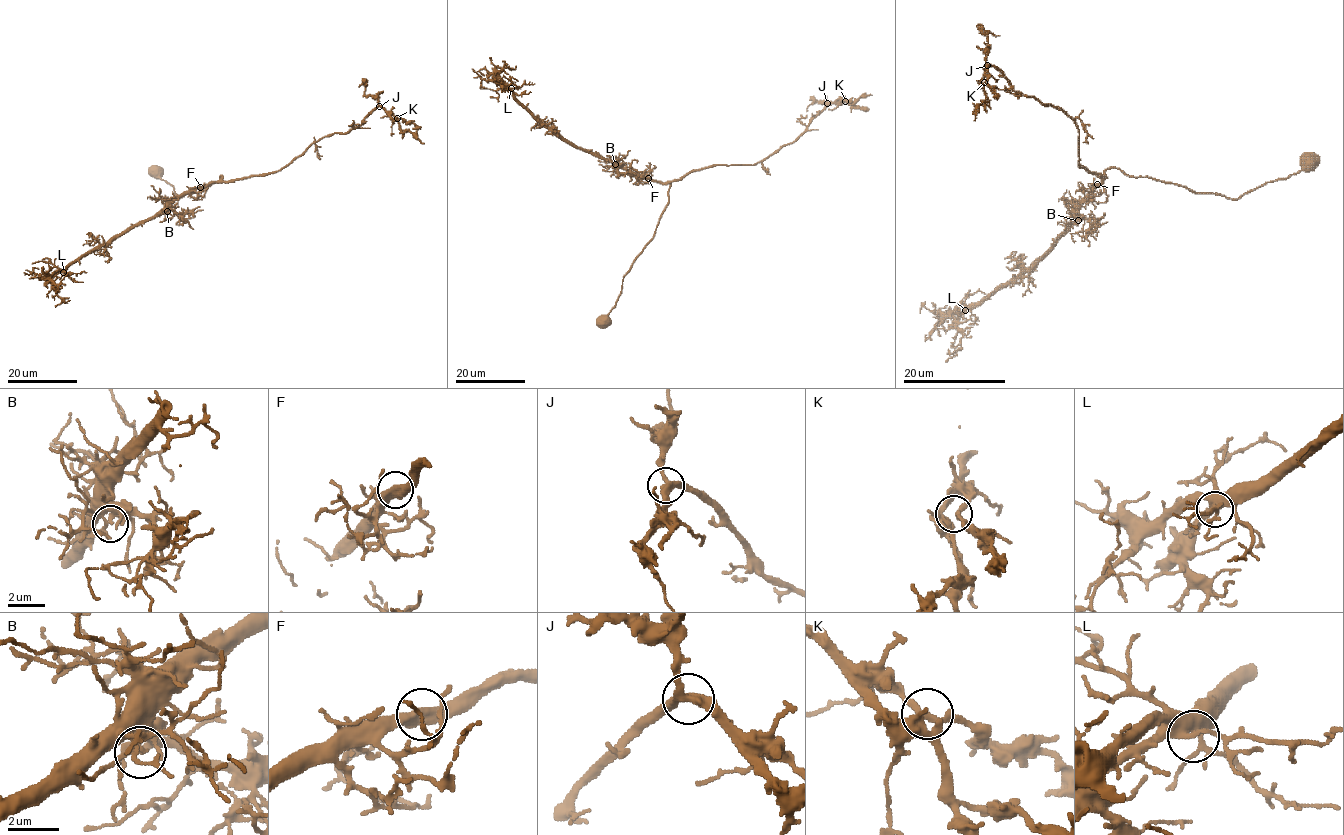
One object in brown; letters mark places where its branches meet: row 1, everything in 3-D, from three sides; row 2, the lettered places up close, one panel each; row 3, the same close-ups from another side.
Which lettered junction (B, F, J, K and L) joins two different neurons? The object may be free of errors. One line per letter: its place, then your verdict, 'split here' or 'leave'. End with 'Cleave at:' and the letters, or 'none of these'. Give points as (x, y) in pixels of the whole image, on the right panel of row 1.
B: place (1078, 220); leave
F: place (1097, 184); leave
J: place (987, 65); leave
K: place (984, 82); leave
L: place (965, 310); leave
Cleave at: none of these

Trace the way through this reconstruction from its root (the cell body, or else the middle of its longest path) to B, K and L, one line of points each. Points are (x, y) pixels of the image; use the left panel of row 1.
B: (221, 181), (181, 193), (167, 211)
K: (221, 181), (280, 171), (313, 143), (357, 128), (379, 106), (397, 118)
L: (221, 181), (208, 183), (173, 198), (153, 216), (81, 255), (63, 272)

